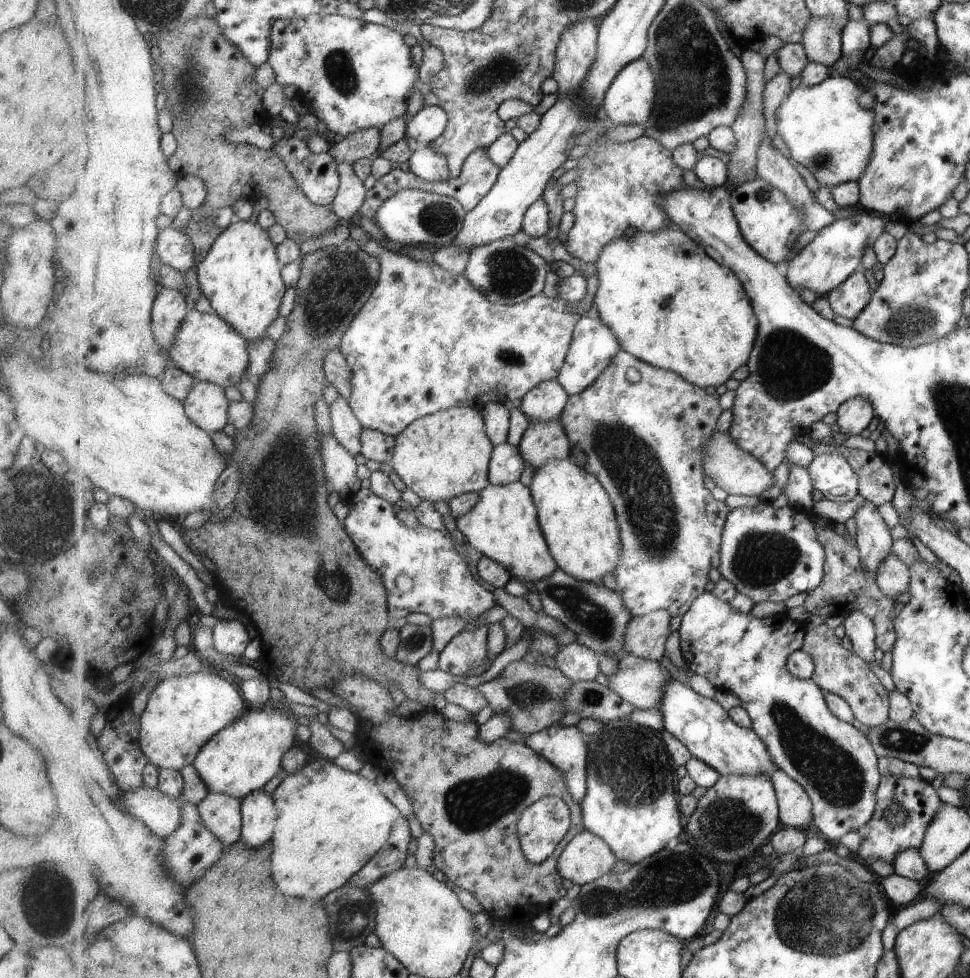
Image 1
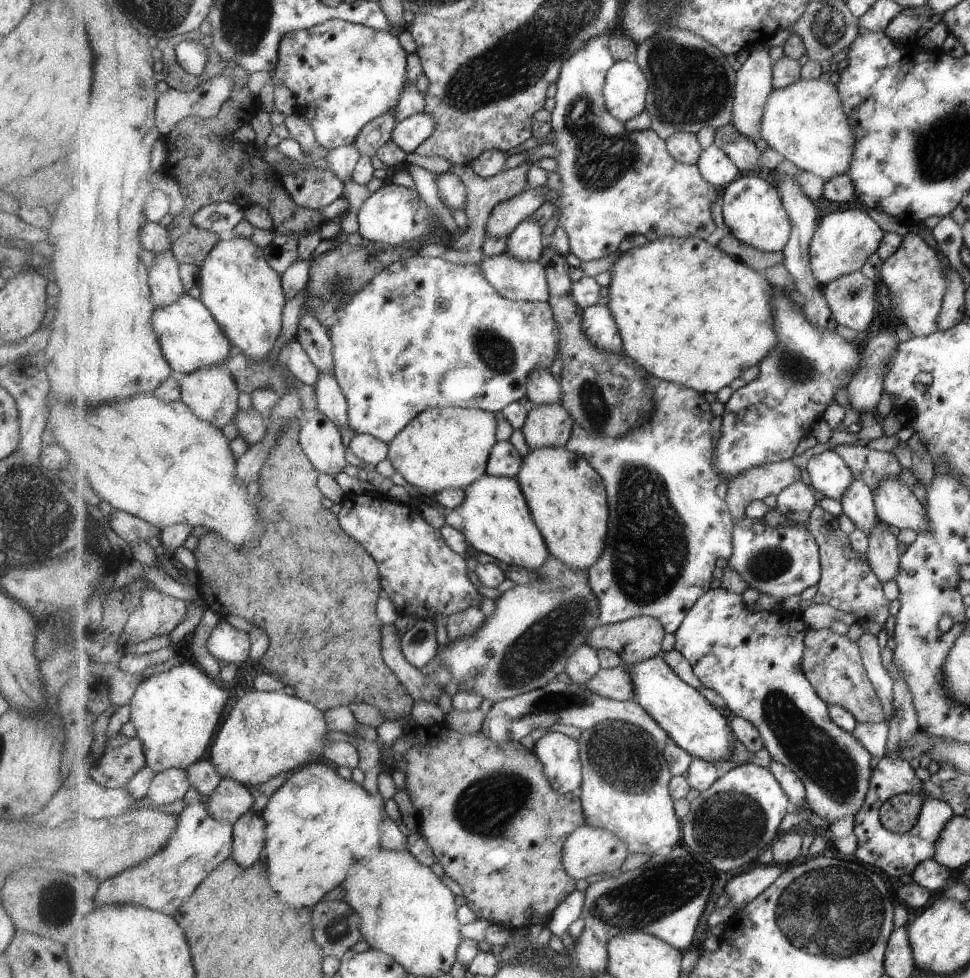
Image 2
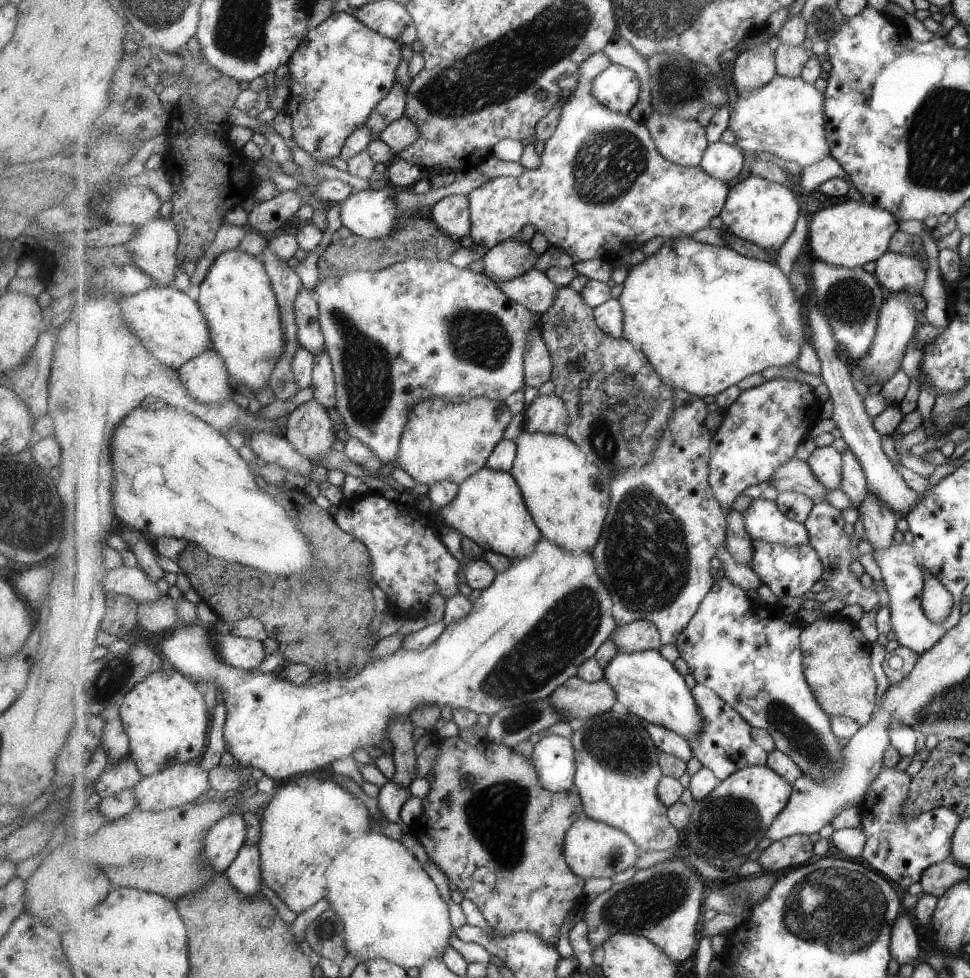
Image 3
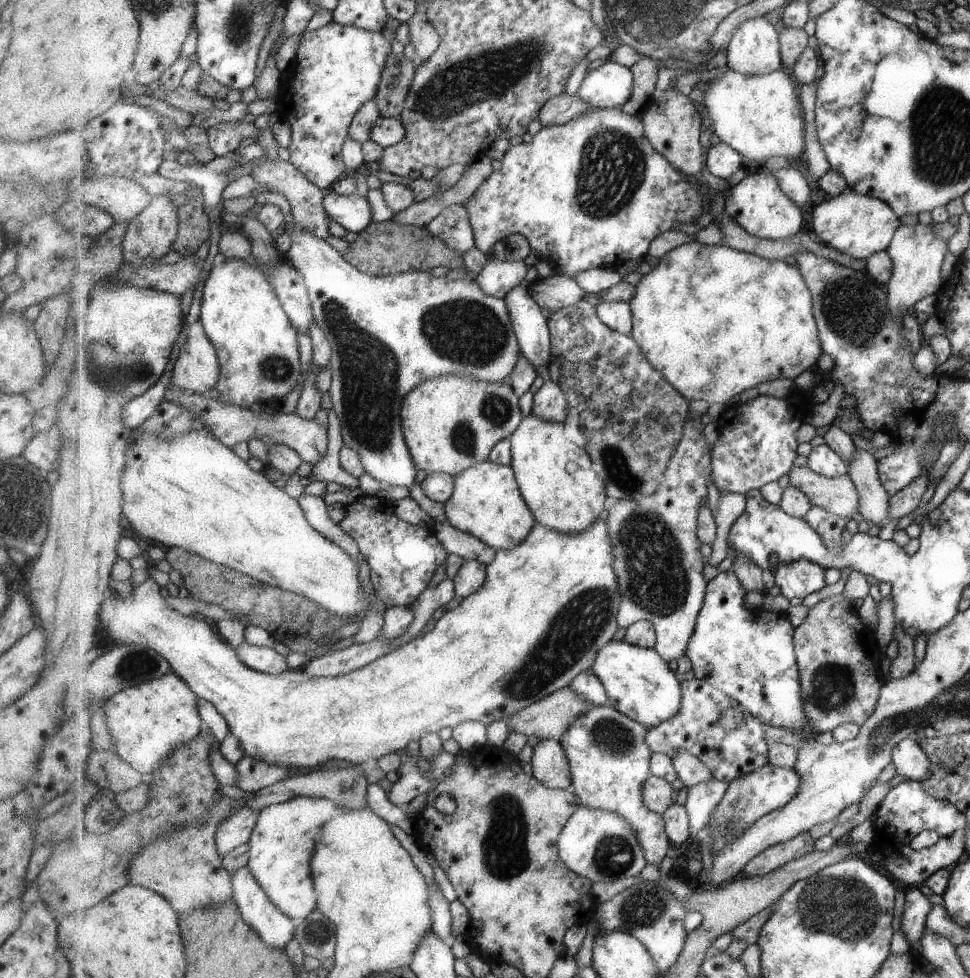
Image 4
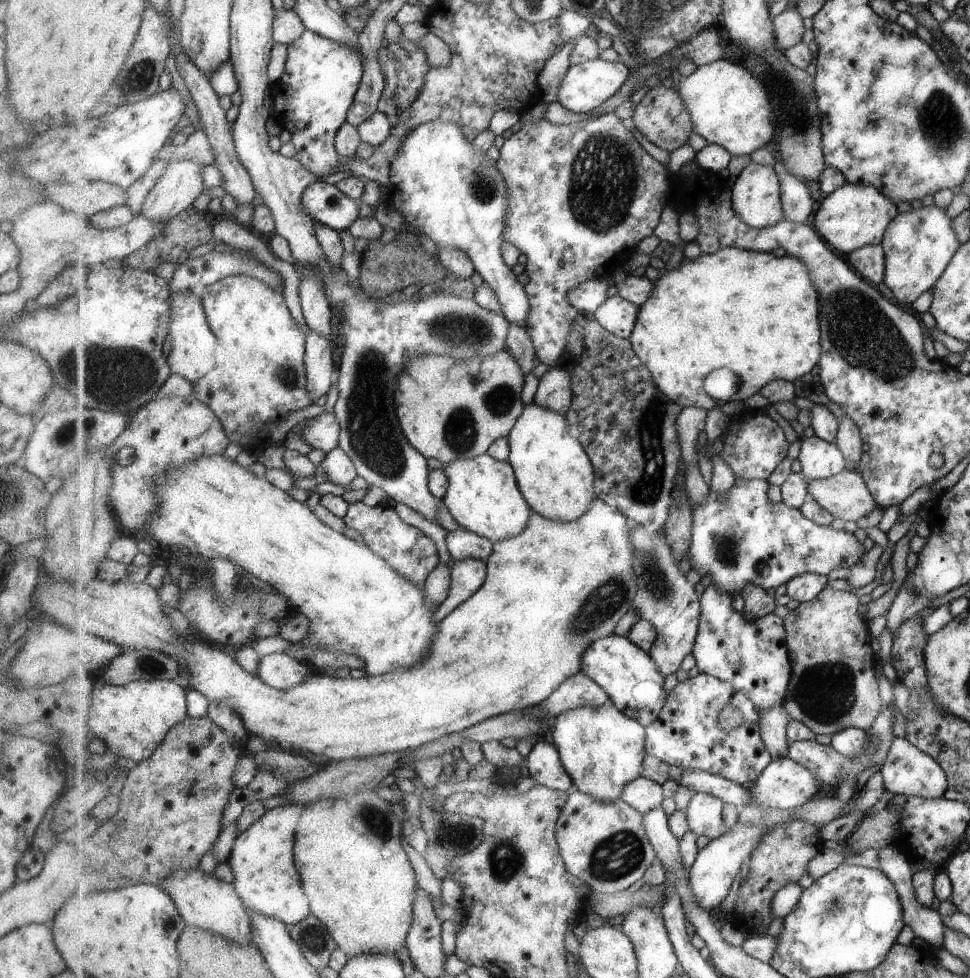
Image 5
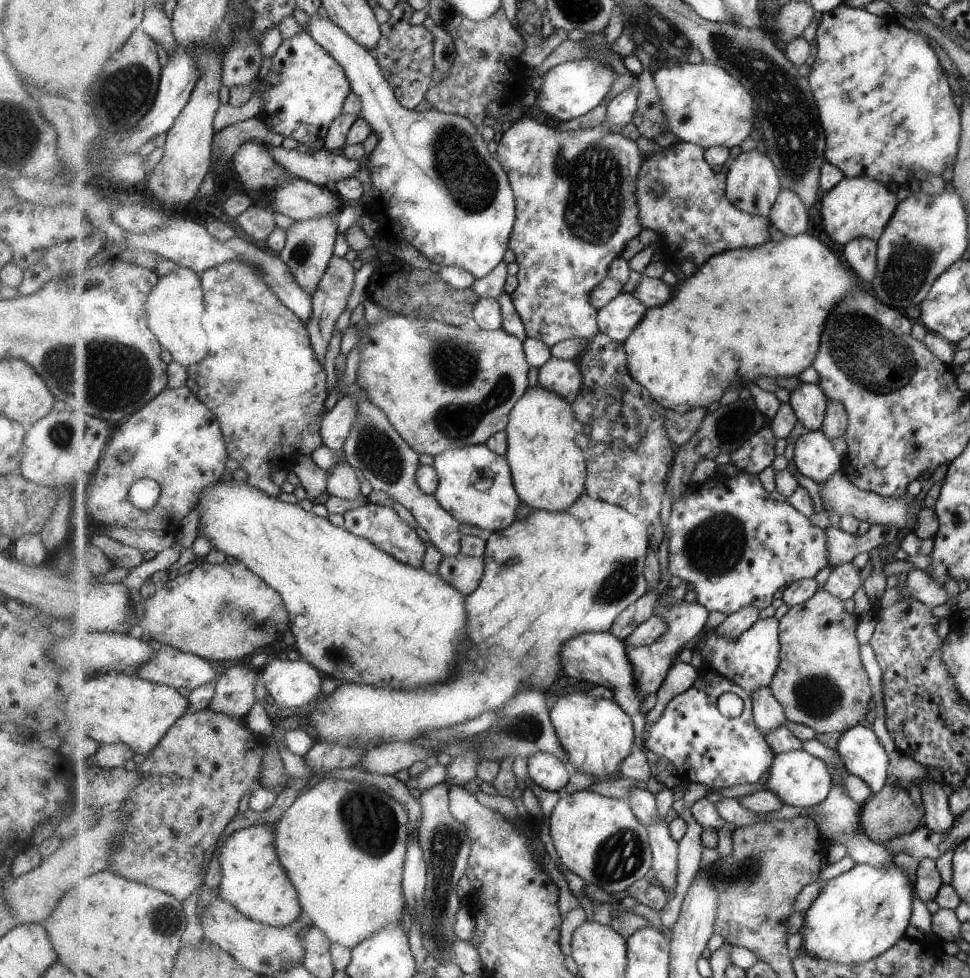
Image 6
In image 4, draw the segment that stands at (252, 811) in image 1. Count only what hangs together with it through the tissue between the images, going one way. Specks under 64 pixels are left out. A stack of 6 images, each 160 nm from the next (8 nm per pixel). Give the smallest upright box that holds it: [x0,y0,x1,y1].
[232,865,297,954]

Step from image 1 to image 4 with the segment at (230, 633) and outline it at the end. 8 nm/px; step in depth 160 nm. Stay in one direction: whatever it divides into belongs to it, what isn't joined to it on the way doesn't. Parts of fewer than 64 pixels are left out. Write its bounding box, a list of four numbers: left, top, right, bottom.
[236,642,292,676]

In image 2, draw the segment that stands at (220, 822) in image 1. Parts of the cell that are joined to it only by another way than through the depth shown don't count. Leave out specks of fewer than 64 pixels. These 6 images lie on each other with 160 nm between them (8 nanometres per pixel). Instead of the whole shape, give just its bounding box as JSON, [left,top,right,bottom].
[208,777,255,824]

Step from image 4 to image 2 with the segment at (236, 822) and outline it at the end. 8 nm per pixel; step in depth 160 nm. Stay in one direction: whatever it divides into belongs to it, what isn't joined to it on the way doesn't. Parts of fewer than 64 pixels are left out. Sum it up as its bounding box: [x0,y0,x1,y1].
[97,786,234,914]

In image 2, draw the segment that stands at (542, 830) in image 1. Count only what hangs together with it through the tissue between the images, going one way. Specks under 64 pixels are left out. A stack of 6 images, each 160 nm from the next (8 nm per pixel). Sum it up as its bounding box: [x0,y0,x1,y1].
[533,731,584,795]

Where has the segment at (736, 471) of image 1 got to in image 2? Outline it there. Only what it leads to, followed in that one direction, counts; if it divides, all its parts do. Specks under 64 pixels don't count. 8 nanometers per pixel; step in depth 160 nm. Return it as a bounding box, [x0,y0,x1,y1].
[725,460,801,522]

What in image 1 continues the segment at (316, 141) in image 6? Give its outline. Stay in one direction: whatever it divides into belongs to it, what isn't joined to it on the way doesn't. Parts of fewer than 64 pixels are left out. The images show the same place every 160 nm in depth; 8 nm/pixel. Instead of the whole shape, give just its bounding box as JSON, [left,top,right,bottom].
[268,14,420,143]

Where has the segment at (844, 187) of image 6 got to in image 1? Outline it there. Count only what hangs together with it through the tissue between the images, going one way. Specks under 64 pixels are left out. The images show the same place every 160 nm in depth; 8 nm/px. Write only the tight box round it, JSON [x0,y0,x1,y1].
[787,214,886,298]

